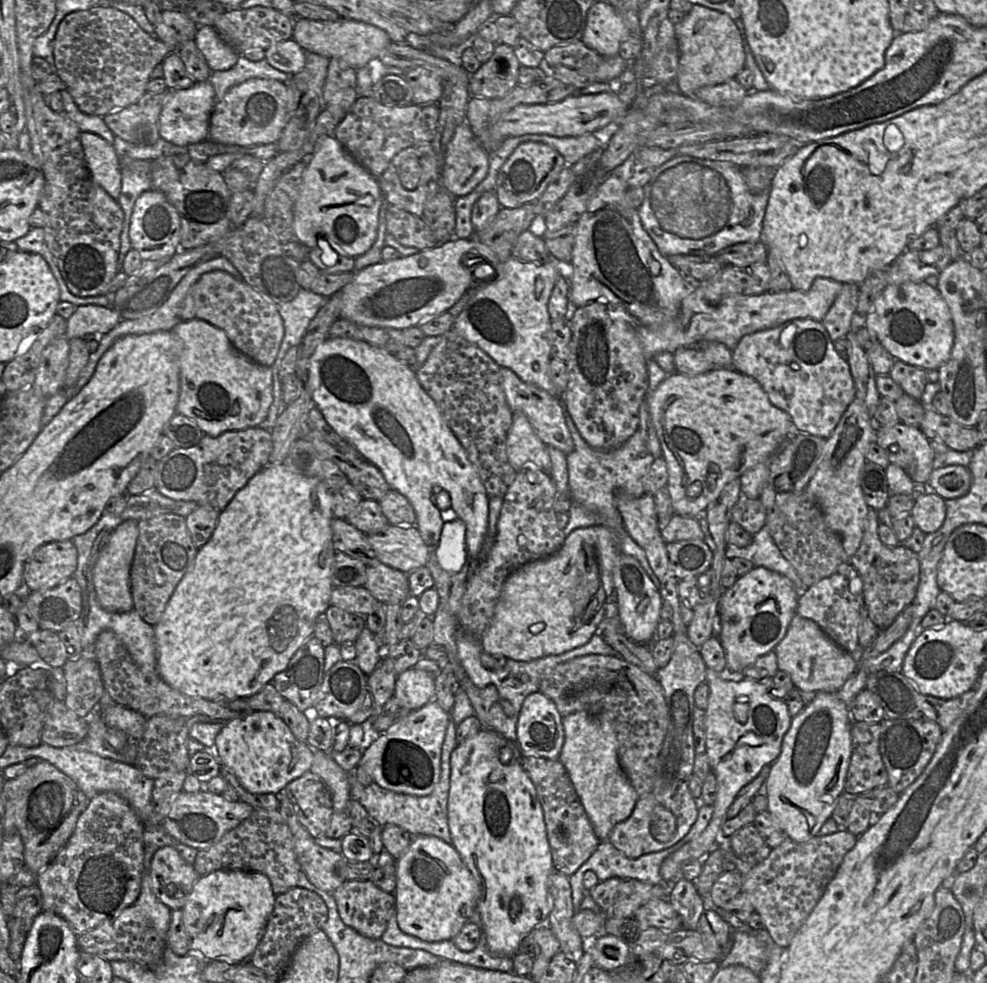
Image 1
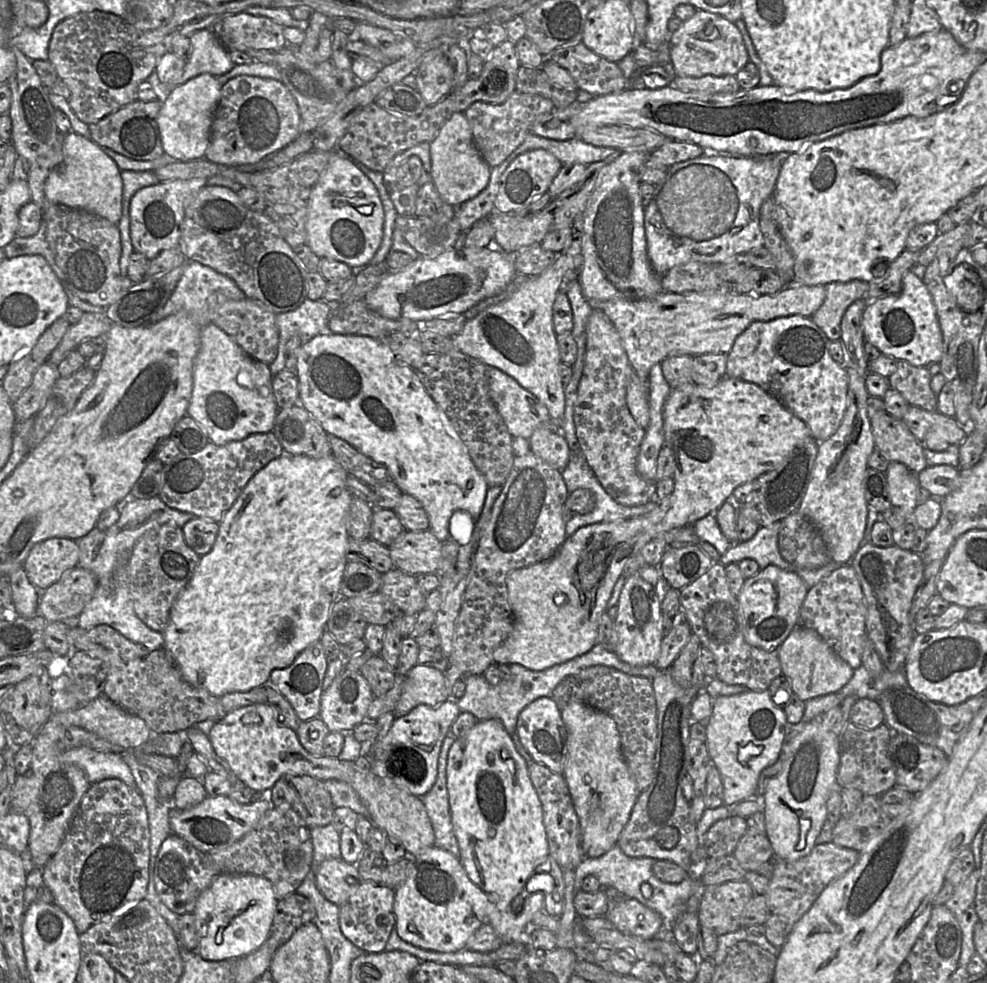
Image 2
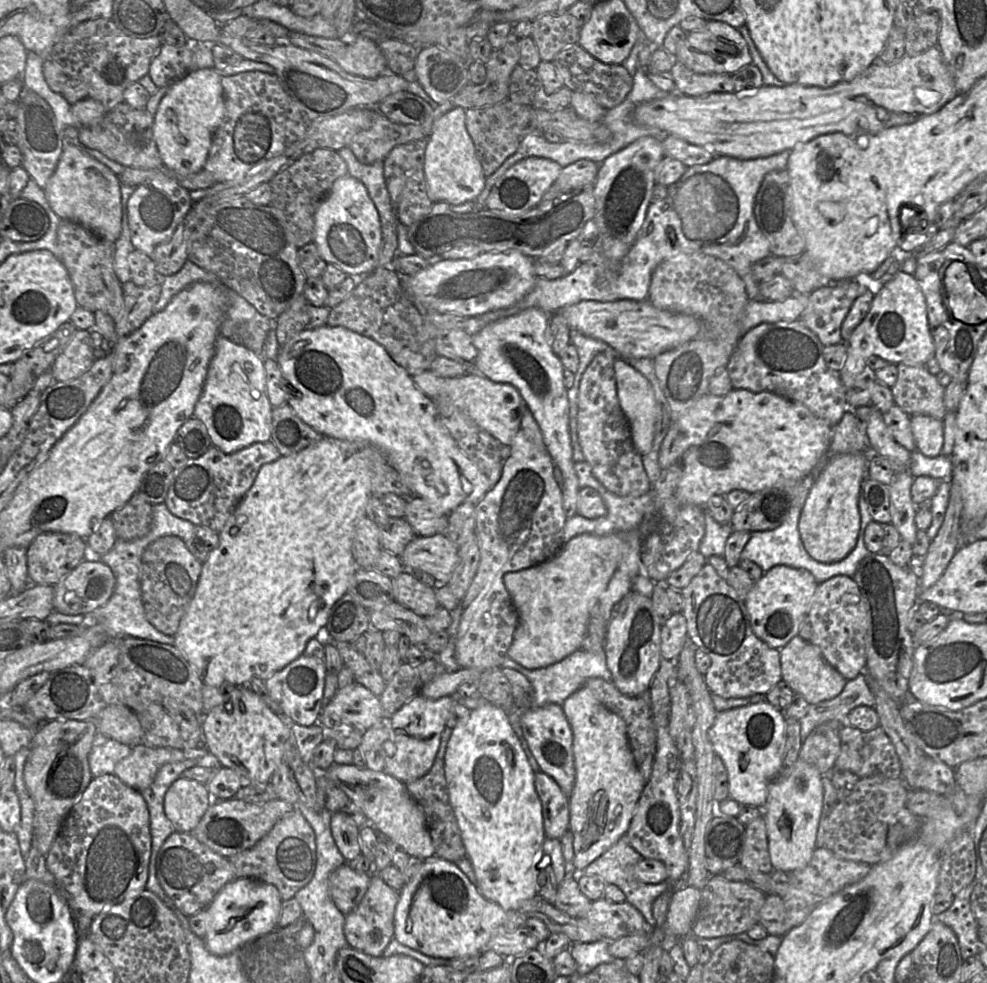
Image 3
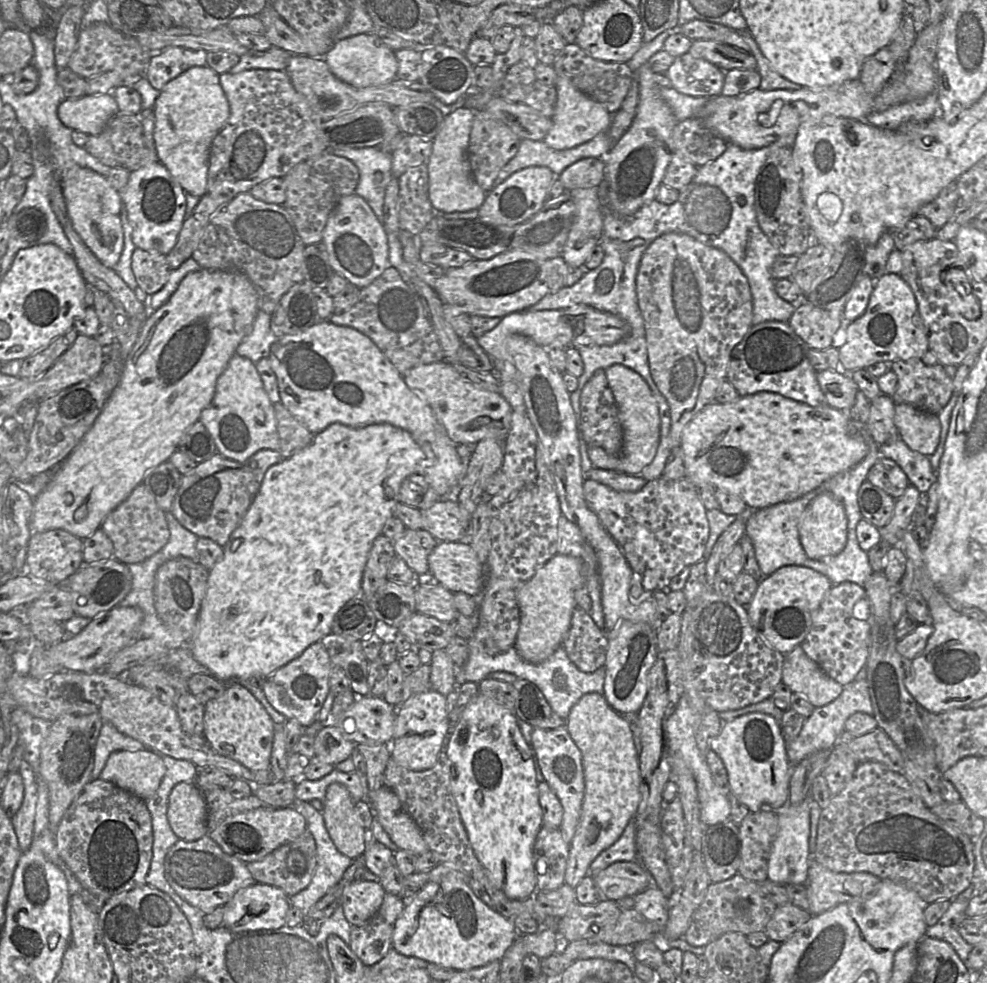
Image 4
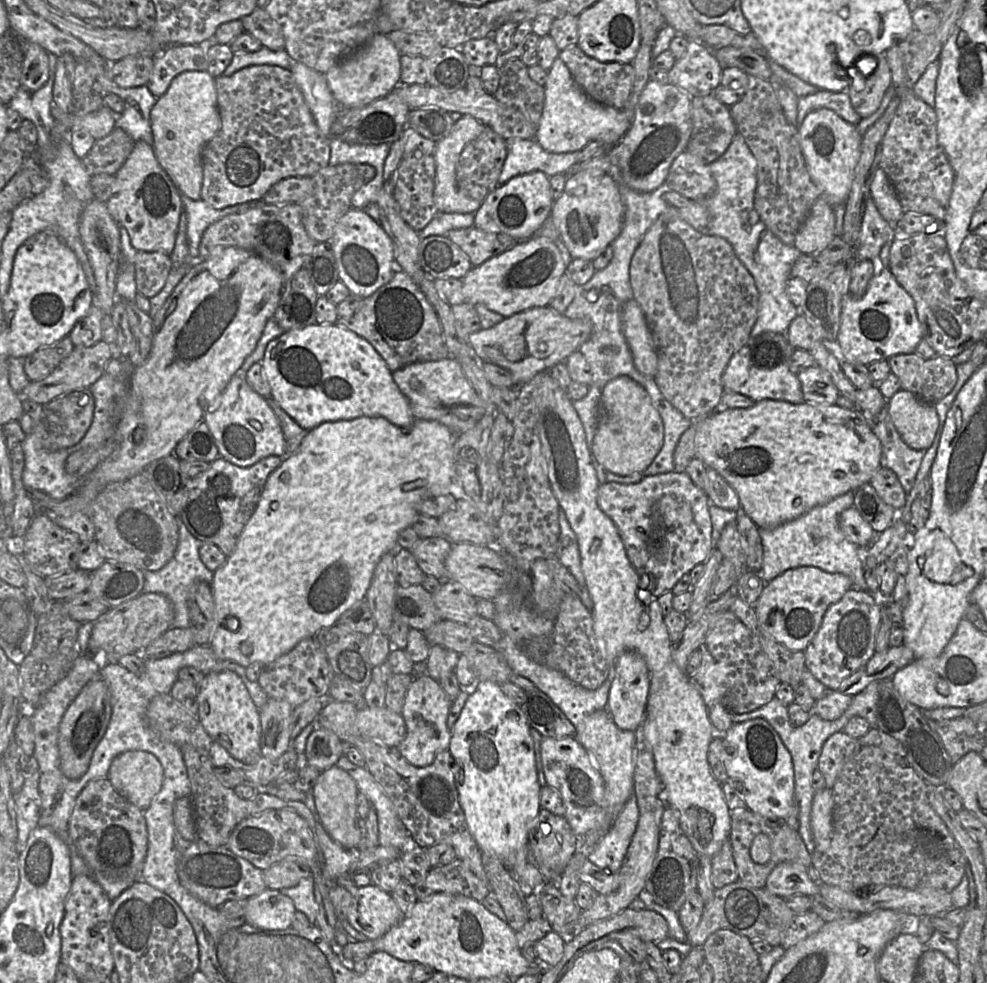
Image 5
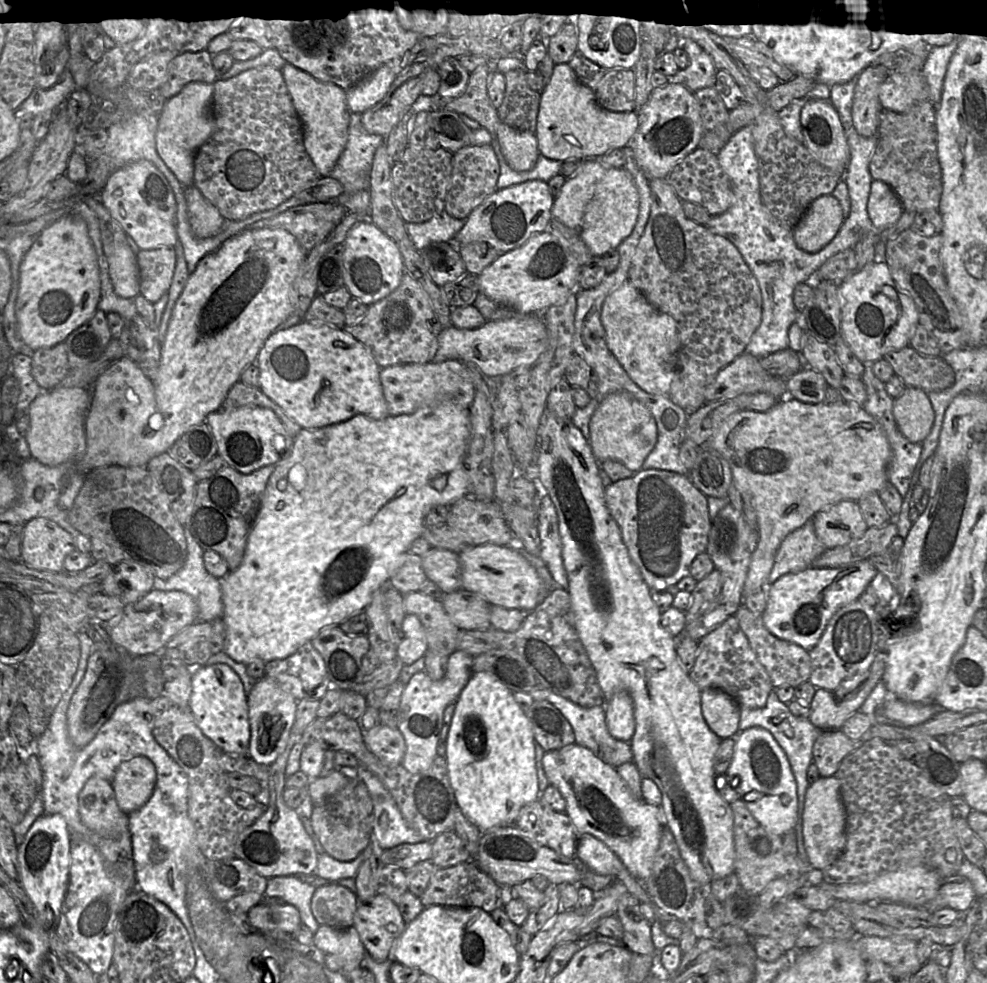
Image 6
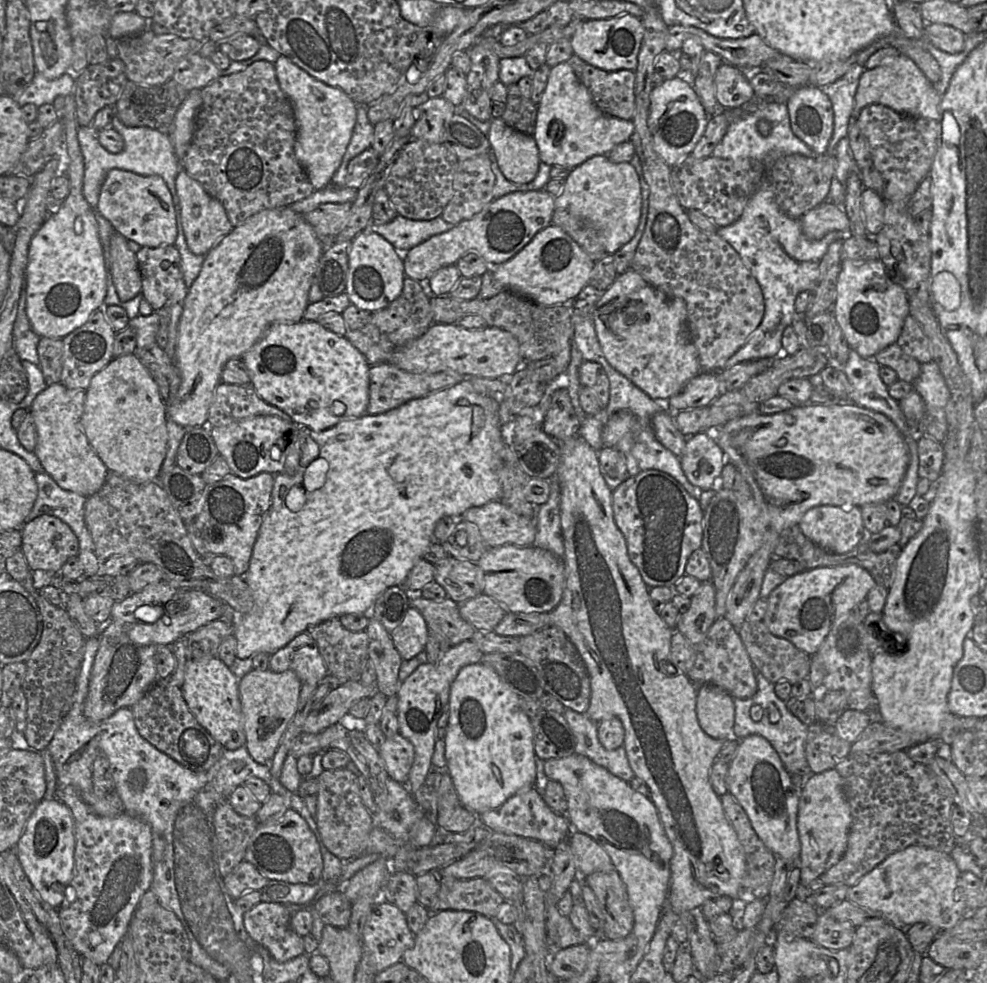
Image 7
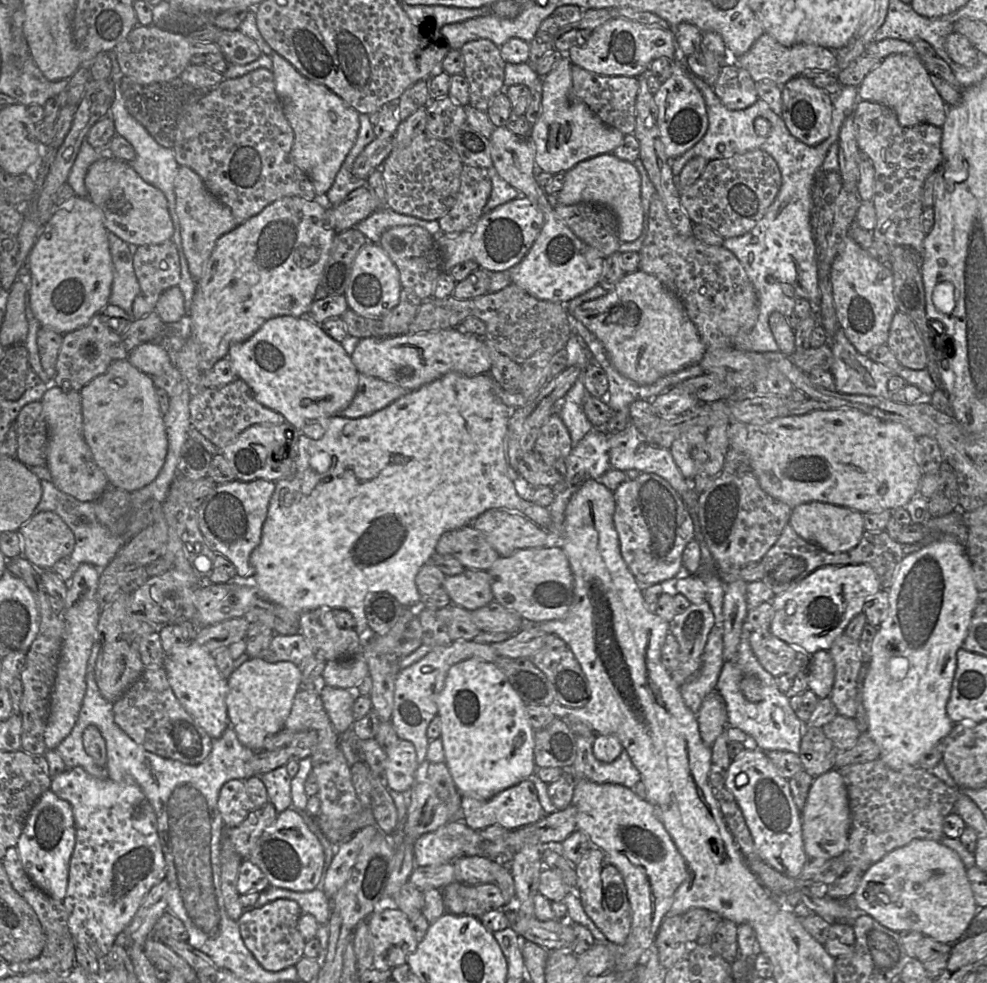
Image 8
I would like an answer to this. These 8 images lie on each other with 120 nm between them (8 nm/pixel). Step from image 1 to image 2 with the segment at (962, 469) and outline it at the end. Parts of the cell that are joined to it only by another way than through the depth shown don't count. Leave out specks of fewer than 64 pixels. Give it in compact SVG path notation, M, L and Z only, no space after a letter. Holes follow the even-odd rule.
M949 465L928 466L917 474L919 486L929 491L932 498L943 498L960 485L960 470Z

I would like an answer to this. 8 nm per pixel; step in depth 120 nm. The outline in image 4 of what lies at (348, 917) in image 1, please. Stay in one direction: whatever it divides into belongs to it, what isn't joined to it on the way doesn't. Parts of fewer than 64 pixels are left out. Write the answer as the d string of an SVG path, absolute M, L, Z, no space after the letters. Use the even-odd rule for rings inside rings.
M385 893L376 914L364 925L352 927L349 947L364 965L376 964L392 948L394 925L405 903L401 897Z

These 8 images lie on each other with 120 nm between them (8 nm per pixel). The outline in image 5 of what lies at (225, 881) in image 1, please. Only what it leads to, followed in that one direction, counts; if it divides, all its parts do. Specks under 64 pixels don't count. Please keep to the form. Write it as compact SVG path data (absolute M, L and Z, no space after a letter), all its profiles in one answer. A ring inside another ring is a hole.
M266 888L262 893L248 898L244 919L250 925L266 930L285 930L291 927L296 908L291 898L279 890Z

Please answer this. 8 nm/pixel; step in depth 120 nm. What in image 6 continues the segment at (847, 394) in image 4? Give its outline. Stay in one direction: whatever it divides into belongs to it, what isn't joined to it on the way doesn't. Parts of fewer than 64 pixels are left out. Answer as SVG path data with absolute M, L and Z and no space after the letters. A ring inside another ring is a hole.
M804 366L787 379L788 394L801 402L817 404L824 402L828 384L819 372Z

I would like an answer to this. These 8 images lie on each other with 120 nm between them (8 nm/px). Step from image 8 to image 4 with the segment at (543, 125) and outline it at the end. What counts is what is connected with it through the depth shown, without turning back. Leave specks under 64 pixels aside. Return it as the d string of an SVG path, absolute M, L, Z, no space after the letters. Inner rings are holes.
M557 75L555 88L557 102L551 117L553 126L543 139L546 145L556 150L570 149L592 140L599 133L608 131L613 115L603 105L579 91L564 76Z

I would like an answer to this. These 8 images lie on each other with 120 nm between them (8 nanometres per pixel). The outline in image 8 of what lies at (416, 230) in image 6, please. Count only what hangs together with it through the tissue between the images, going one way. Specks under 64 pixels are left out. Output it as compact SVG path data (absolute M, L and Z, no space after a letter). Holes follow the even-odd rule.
M387 206L379 208L369 217L359 222L355 228L360 231L367 241L379 243L381 235L389 228L396 226L417 225L426 229L431 235L440 231L437 220L427 221L413 216L399 214Z

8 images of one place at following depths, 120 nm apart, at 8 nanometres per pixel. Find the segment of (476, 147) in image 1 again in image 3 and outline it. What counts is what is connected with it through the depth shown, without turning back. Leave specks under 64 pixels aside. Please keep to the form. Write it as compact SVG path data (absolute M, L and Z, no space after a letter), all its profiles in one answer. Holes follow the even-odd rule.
M457 107L434 120L425 151L424 172L428 197L434 202L462 205L475 199L486 186L486 175L466 125L466 110Z

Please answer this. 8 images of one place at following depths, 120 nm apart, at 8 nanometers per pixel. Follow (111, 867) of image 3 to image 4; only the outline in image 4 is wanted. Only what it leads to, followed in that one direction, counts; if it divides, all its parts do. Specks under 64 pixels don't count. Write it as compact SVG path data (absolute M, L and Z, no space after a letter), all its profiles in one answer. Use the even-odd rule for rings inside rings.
M101 778L90 781L55 829L57 851L81 886L108 901L146 884L152 859L152 823L146 803Z

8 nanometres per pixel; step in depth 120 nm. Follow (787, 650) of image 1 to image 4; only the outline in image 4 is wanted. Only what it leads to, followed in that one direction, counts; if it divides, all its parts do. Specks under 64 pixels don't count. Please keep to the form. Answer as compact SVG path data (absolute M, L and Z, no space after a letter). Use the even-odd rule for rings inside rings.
M801 645L784 655L782 682L792 692L804 695L814 707L832 702L843 690L840 683L806 655Z

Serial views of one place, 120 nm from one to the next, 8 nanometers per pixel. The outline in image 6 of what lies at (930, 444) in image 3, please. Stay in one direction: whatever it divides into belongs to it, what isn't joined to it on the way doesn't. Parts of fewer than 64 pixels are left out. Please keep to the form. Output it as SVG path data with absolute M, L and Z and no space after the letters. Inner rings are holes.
M906 387L894 400L893 415L899 431L912 443L920 443L931 432L935 412L925 391Z

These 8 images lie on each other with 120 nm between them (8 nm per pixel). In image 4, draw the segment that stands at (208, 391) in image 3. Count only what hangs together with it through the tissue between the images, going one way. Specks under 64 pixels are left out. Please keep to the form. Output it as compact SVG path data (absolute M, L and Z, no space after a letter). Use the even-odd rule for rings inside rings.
M237 353L218 377L213 399L202 410L199 421L211 434L218 453L228 459L242 463L261 449L279 450L273 403L264 389L255 363Z

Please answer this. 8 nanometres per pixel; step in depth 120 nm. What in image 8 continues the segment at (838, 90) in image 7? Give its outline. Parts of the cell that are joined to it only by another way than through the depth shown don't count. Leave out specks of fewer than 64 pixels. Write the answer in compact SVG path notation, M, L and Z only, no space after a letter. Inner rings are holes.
M842 86L841 89L830 95L833 105L832 123L828 138L824 141L829 150L830 146L838 141L840 129L845 119L851 115L858 102L858 88L855 86Z

